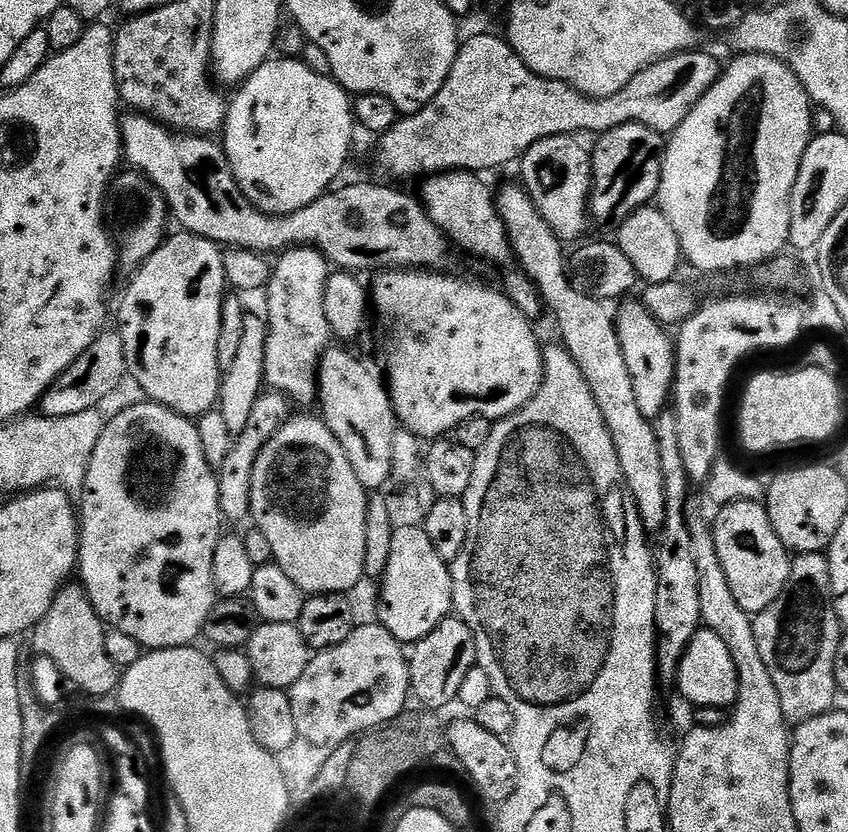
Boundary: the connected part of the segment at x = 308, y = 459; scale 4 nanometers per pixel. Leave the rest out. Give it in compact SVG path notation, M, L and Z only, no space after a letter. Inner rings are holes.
M293 415L262 446L254 474L250 477L251 523L270 542L272 559L306 594L348 594L359 580L365 579L366 510L369 493L358 482L346 450L330 434L319 415Z

